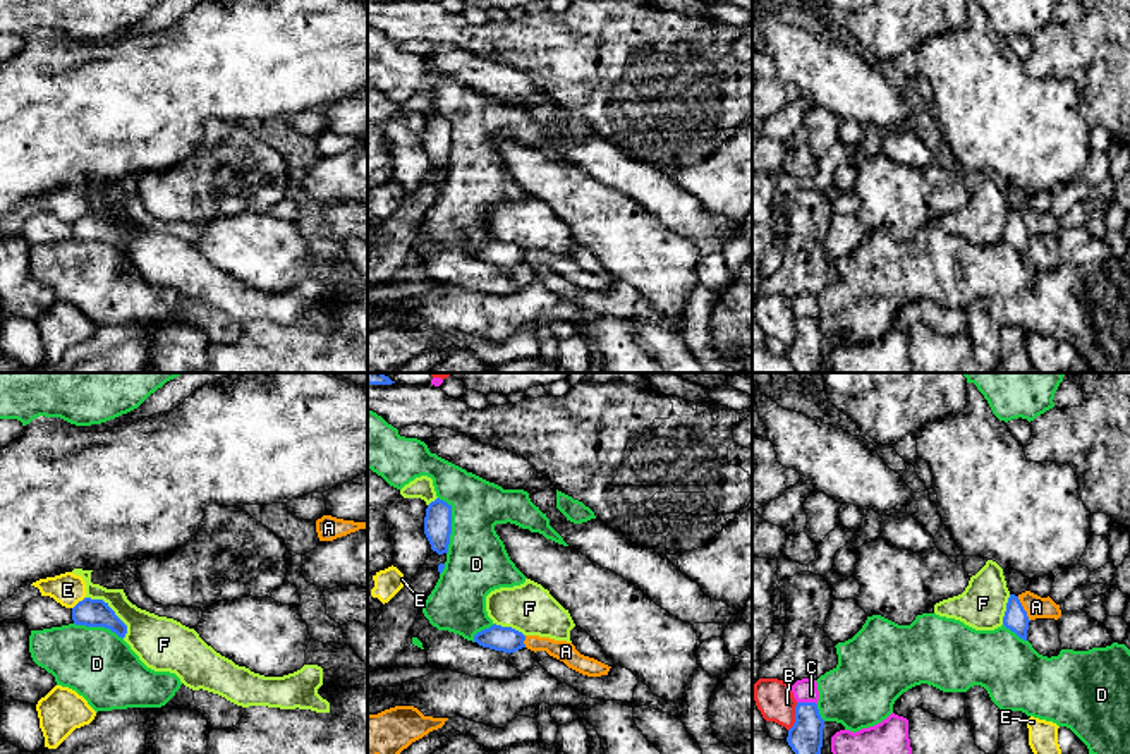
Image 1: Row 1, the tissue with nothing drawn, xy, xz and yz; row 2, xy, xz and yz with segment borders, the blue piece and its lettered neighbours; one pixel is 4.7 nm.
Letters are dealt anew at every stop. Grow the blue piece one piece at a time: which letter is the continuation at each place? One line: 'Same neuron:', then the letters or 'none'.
Same neuron: none

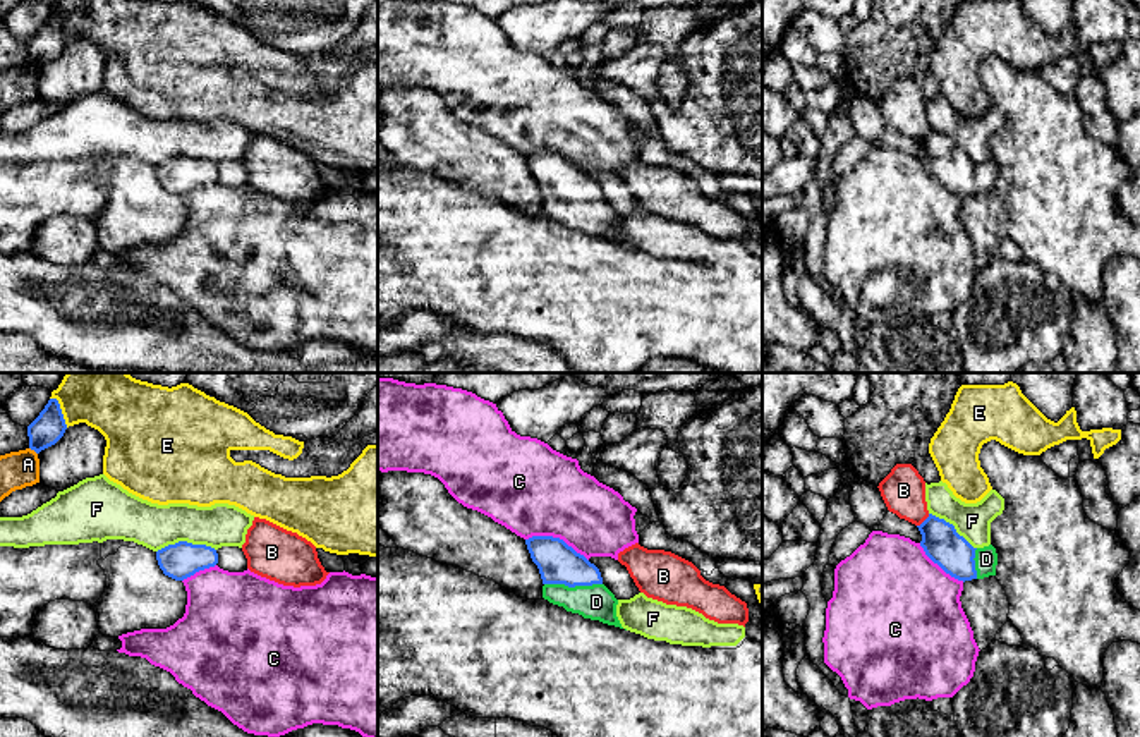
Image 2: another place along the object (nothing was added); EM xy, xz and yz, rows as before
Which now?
Same neuron: D

